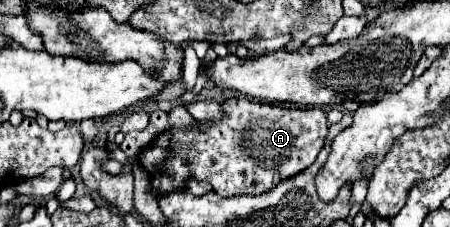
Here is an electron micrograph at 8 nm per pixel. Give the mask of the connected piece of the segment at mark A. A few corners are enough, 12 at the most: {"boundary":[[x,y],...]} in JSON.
{"boundary":[[228,99],[226,123],[140,153],[156,193],[190,177],[262,195],[310,167],[326,113]]}

